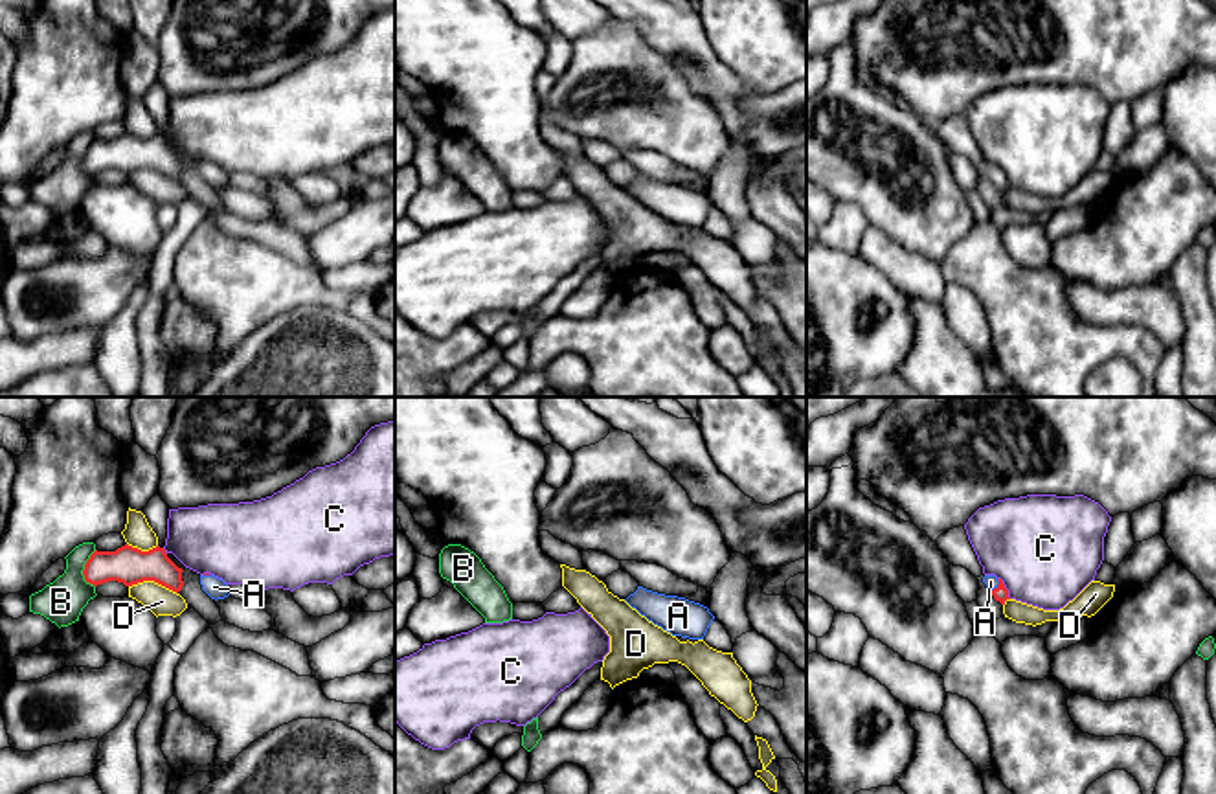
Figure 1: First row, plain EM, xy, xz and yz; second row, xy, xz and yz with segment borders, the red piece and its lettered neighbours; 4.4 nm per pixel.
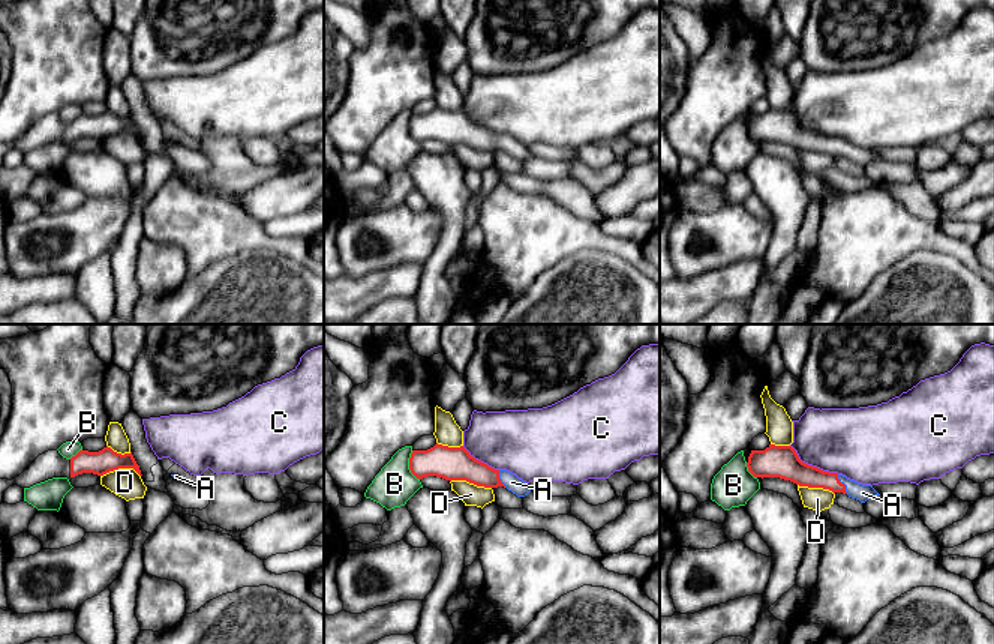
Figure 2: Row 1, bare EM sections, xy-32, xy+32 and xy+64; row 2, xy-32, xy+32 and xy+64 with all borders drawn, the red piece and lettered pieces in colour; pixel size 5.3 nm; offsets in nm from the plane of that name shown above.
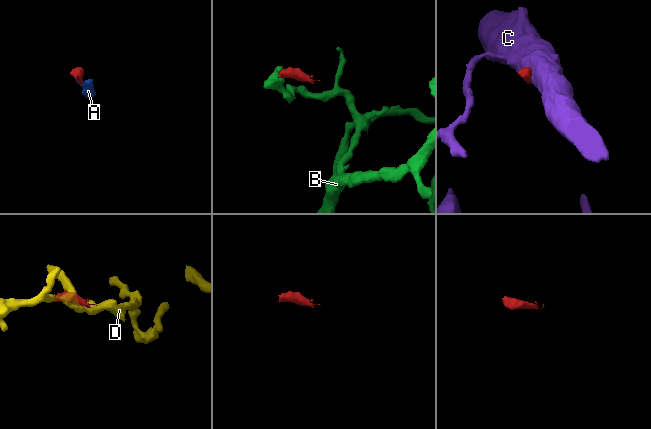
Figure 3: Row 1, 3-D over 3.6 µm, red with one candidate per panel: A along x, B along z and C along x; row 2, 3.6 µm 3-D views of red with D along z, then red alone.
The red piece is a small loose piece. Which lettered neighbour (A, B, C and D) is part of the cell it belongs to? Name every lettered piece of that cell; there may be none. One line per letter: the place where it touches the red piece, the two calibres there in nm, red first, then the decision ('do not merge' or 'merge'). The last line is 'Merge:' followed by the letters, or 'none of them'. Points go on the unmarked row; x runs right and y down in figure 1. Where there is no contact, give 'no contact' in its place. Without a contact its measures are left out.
A: yz (998, 173) | 70/60 nm | merge
B: xy (83, 158) | 170/190 nm | do not merge
C: yz (1005, 177) | 70/480 nm | do not merge
D: xy (153, 168) | 170/130 nm | do not merge
Merge: A

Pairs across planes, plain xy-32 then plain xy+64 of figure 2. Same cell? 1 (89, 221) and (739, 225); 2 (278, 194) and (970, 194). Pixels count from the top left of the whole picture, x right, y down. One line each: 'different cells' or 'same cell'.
1: same cell
2: same cell

